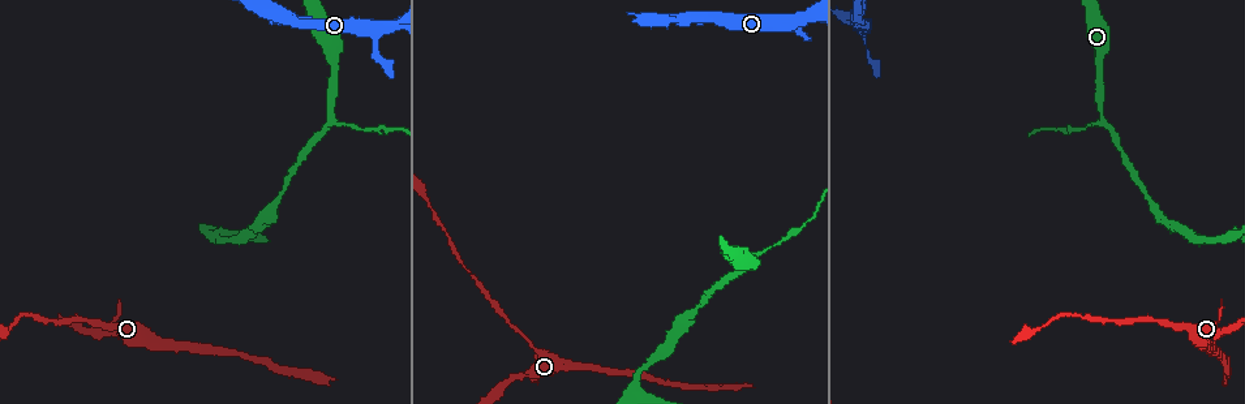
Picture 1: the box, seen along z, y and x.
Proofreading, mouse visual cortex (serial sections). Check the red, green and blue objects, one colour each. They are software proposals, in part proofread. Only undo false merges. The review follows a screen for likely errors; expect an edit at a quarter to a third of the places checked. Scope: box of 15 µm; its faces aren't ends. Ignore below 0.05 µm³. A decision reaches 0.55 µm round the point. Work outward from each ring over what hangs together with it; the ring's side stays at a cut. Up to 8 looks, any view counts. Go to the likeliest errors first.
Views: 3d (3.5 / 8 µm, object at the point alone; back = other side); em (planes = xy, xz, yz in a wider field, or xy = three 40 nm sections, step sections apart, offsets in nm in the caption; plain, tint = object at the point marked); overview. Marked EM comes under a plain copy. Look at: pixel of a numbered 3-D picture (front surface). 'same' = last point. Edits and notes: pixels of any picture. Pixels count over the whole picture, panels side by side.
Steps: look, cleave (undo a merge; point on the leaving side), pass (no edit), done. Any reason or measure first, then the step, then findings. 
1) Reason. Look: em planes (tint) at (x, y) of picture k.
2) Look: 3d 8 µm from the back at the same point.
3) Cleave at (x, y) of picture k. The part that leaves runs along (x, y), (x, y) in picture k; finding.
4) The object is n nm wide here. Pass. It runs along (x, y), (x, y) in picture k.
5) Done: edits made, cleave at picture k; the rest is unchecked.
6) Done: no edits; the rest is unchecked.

Abrupt turn. Look: 3d 8 µm at (329, 122) of picture 1.

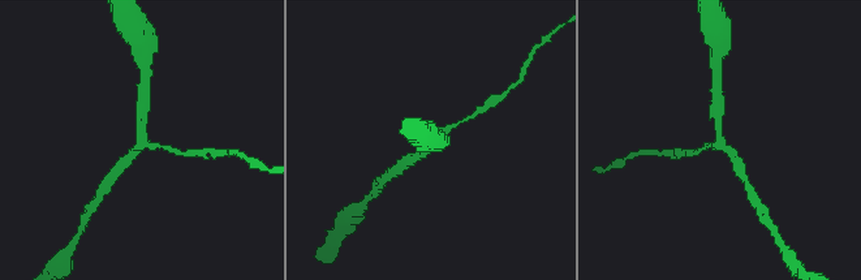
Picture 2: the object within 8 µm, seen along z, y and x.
Look: 3d 3.5 µm from the back at (719, 142) of picture 2.

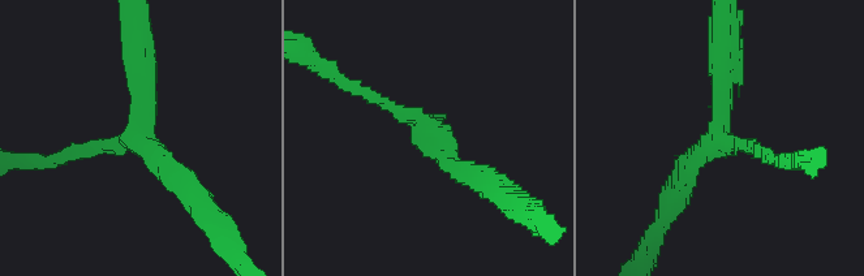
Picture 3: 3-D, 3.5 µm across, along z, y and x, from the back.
3 arms meet here; the arms are 150, 250, 300 nm wide; now the EM. Look: em xy step 1 (tint) at (432, 137) of picture 3.

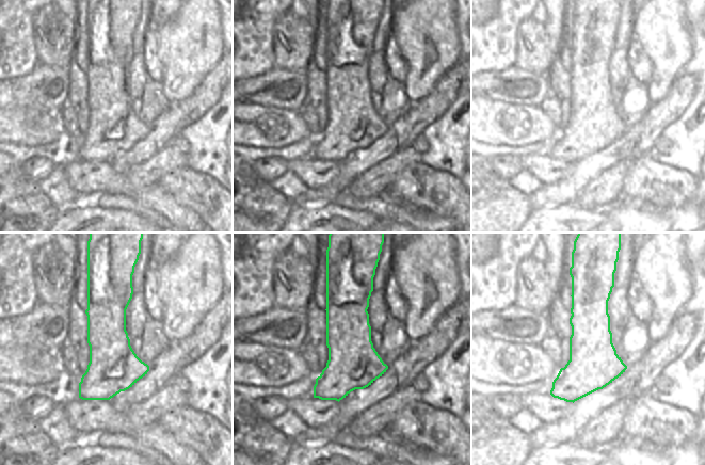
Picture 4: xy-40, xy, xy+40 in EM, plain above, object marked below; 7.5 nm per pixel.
The object is 380 nm wide here. Pass. It runs along (136, 47), (140, 139), (192, 192) in picture 3; continuous, no second cell.

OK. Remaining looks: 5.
Three-way junction. Look: em xy step 1 (tint) at (861, 31) of picture 1.

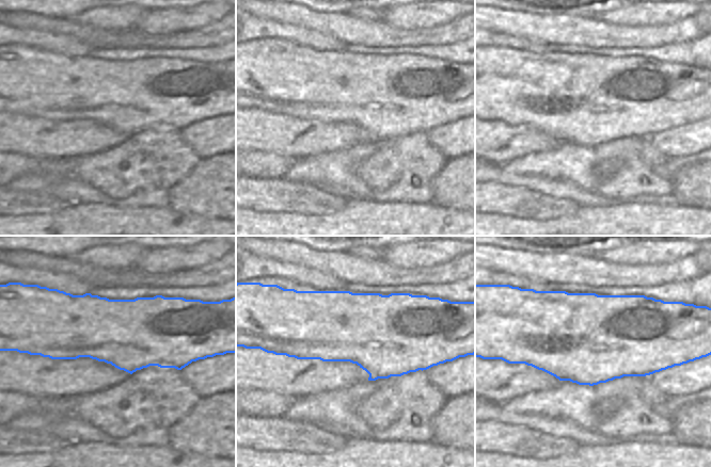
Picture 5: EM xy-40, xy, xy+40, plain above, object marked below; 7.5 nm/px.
See where the arms go. Look: 3d 3.5 µm at the same point.

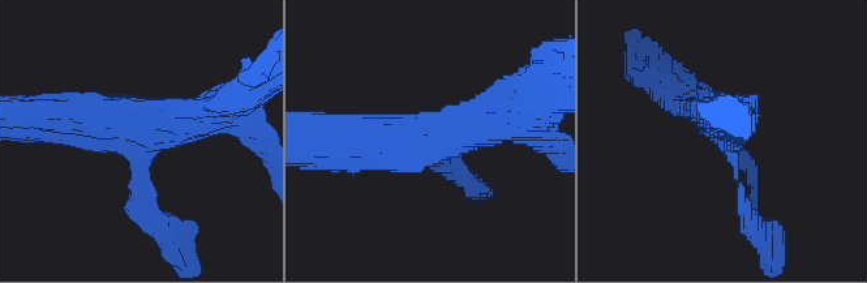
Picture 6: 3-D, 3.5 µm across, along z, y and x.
Pass. It runs along (344, 146), (433, 142), (513, 119) in picture 6; continuous, no second cell.

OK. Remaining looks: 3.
Calibre changes. Look: 3d 3.5 µm at (1179, 326) of picture 1.

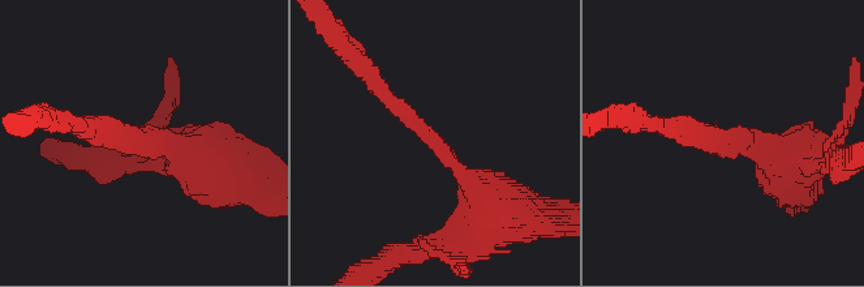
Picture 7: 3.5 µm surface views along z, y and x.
The arms are 200, 500 nm wide; now the EM. Look: em xy step 5 (tint) at (736, 139) of picture 7.

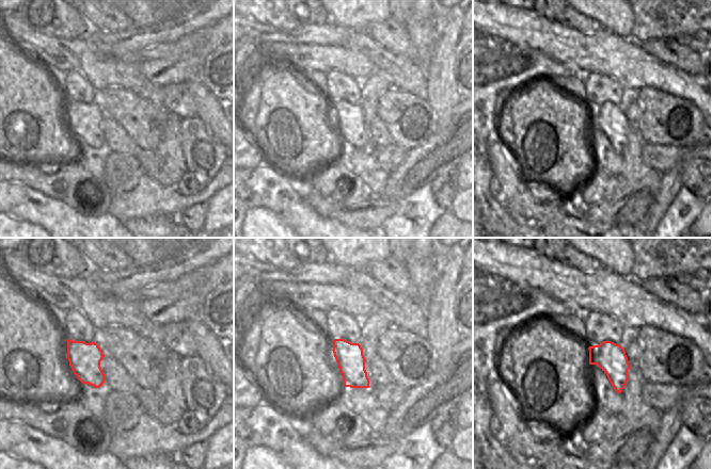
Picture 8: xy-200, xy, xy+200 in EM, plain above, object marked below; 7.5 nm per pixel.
Pass. It runs along (488, 217), (475, 183), (379, 86) in picture 7; continuous, no second cell.

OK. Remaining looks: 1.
Done: no edits; the rest is unchecked.

